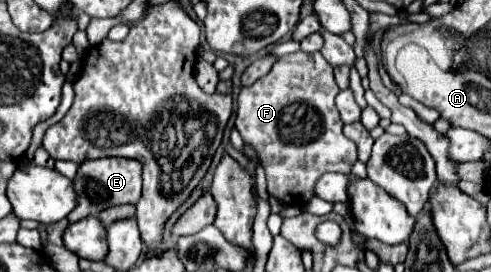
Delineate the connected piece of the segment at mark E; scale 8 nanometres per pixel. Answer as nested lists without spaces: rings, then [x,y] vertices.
[[[103,157],[103,159],[89,159],[79,165],[77,177],[73,179],[79,195],[77,209],[67,217],[69,223],[85,219],[89,215],[99,215],[103,209],[113,205],[135,205],[141,197],[141,161],[125,159],[125,157]]]

